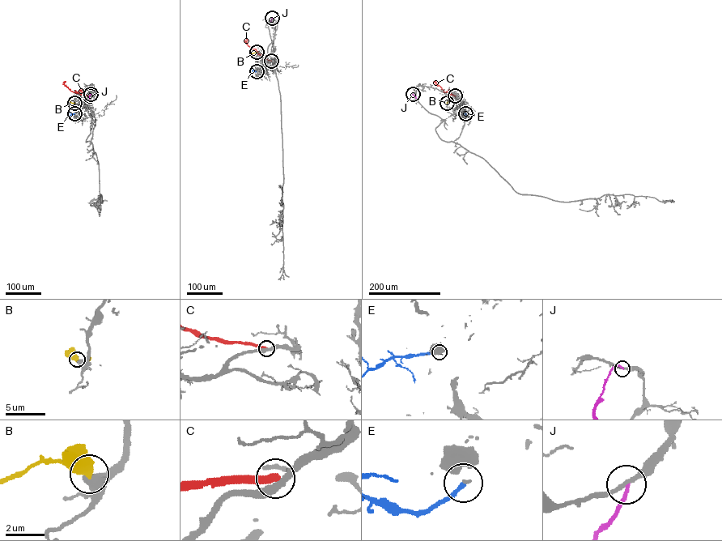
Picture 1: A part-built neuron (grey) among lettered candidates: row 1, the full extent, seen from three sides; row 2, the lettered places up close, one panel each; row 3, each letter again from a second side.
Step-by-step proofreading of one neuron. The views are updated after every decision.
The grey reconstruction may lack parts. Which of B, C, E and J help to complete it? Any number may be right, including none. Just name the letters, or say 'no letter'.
B

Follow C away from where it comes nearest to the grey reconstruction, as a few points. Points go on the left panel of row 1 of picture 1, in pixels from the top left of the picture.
C: (90, 95), (70, 91), (64, 84), (65, 83)

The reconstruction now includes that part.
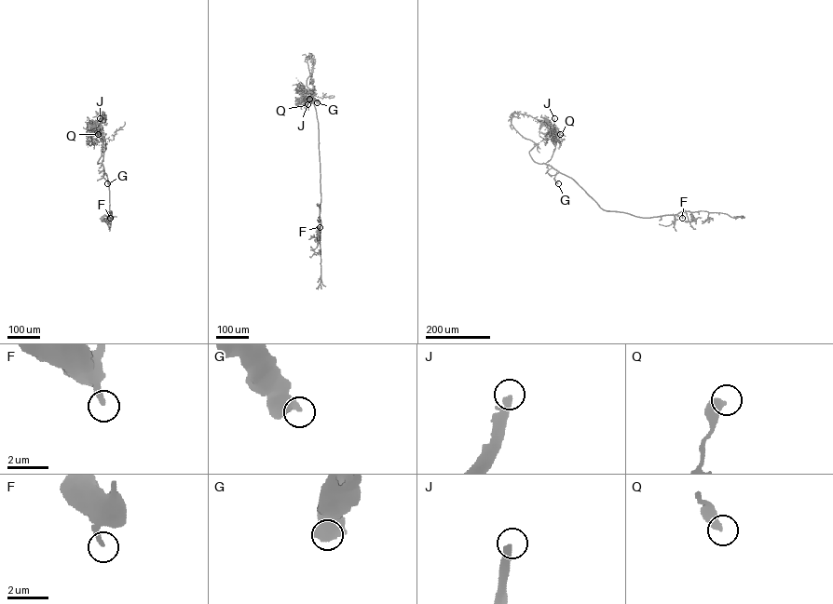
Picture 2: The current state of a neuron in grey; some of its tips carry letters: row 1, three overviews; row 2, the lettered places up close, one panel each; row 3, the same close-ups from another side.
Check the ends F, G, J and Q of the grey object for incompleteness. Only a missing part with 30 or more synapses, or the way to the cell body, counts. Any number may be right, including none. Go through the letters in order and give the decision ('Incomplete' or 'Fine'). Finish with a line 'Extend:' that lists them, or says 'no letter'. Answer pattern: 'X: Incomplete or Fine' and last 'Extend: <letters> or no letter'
F: Fine
G: Fine
J: Incomplete
Q: Fine
Extend: J

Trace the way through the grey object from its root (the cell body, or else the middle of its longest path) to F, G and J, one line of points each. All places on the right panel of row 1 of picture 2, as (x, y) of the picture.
F: (586, 192), (607, 210), (646, 218), (675, 215), (682, 211), (682, 218)
G: (586, 192), (572, 179), (559, 172), (554, 178), (558, 183)
J: (586, 192), (572, 179), (545, 163), (551, 159), (555, 147), (553, 140), (545, 138), (553, 130), (554, 118)

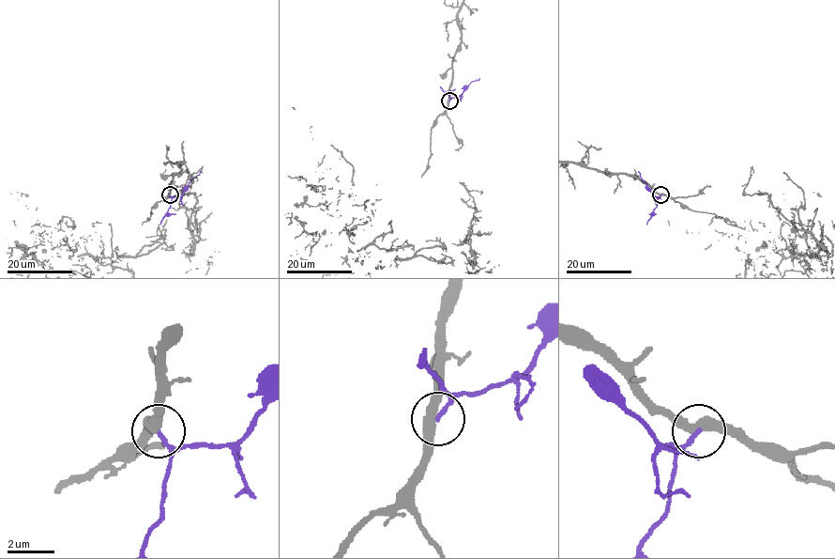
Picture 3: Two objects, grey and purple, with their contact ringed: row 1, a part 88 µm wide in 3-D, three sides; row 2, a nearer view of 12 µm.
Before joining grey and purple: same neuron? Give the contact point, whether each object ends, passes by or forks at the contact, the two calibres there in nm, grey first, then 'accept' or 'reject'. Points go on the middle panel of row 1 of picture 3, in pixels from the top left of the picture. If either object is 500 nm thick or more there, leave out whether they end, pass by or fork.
at (449, 100); grey passes by; purple ends there; 400 nm thick on the grey side, 190 nm on the other; reject

